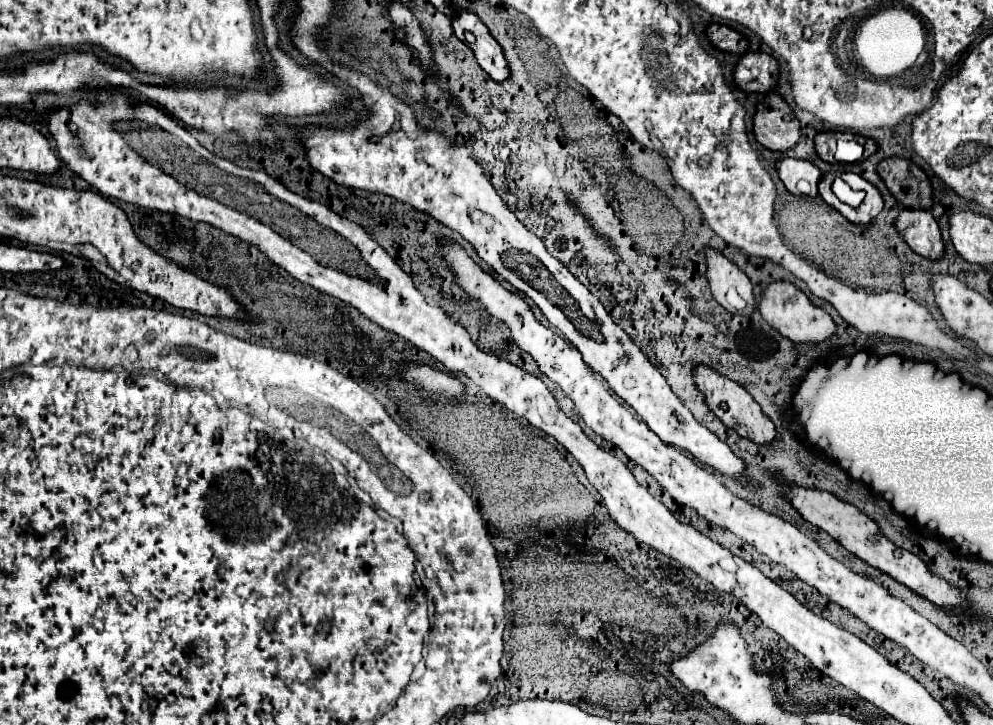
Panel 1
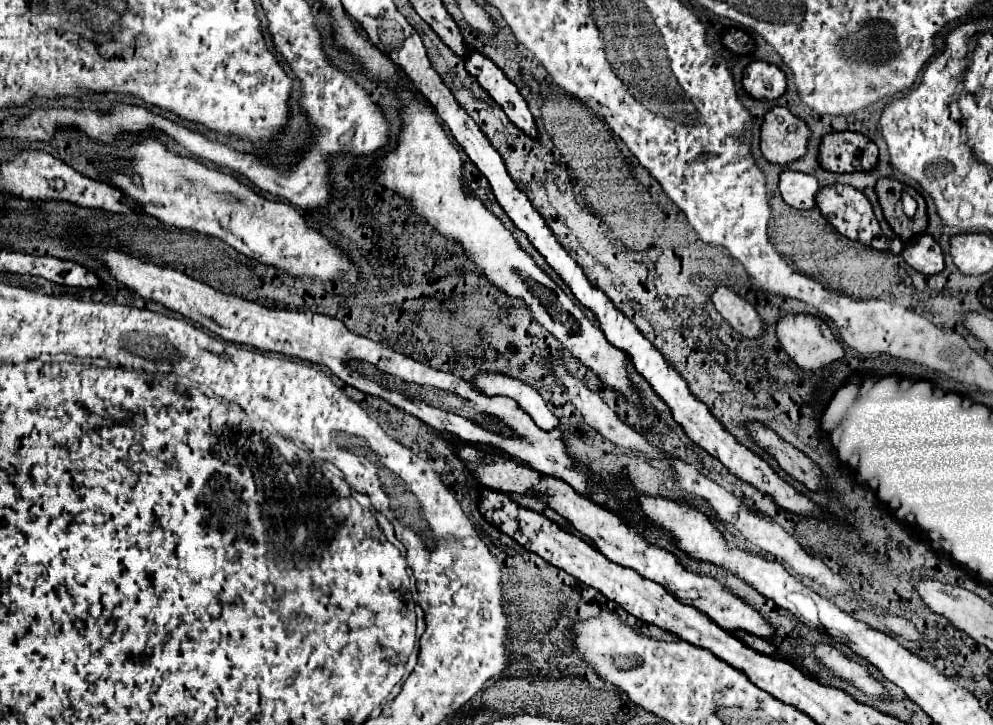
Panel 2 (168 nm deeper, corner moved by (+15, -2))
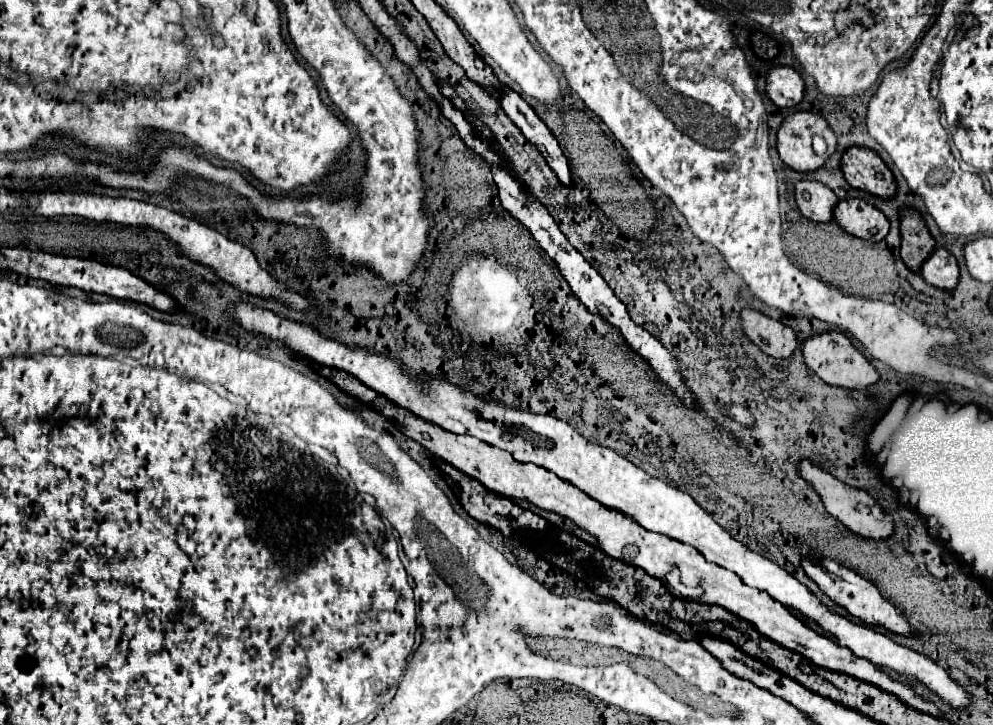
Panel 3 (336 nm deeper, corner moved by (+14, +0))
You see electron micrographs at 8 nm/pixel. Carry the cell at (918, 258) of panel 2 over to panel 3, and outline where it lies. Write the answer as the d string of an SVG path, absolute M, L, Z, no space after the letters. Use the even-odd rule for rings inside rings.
M943 247L933 249L933 253L921 265L919 273L927 283L931 283L931 285L935 285L939 289L953 289L957 285L957 279L959 279L957 261Z

